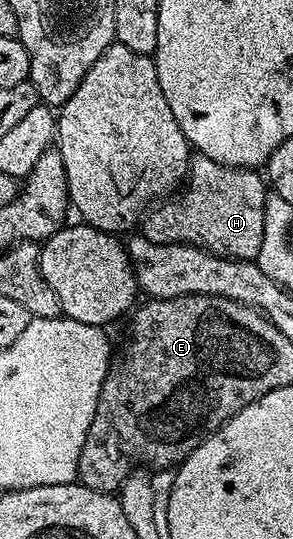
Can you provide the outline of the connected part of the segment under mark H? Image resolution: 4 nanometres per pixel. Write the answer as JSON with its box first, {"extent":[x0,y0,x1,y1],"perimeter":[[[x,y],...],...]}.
{"extent":[140,152,267,262],"perimeter":[[[194,152],[181,198],[150,208],[140,222],[140,235],[155,244],[193,245],[215,256],[256,262],[259,247],[263,247],[267,192],[266,178],[259,174],[257,169],[236,169]]]}

